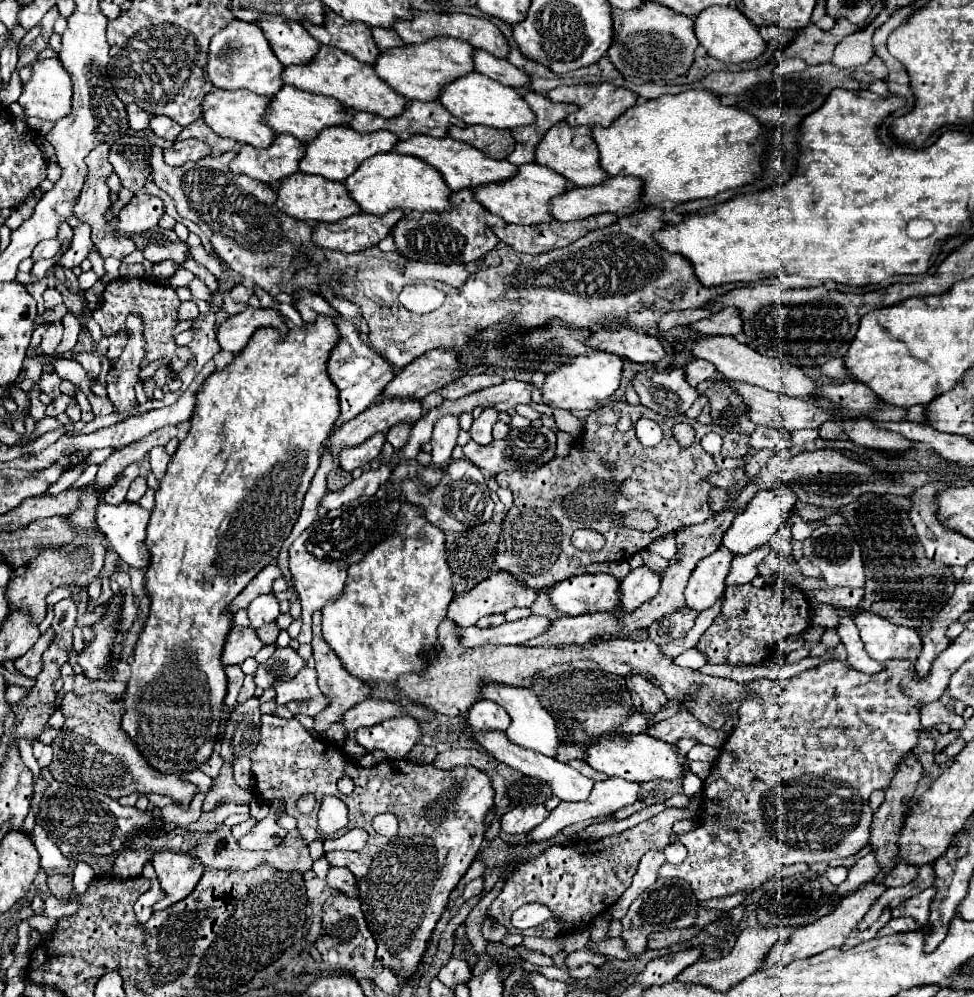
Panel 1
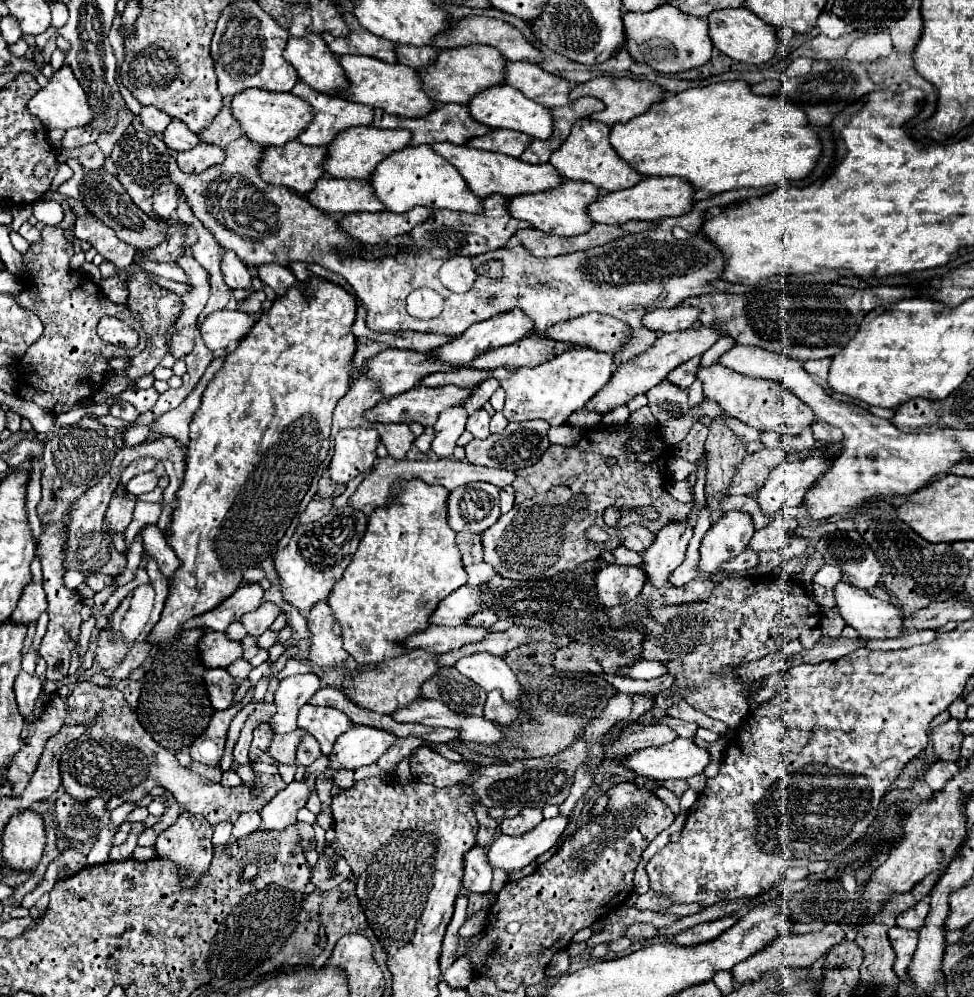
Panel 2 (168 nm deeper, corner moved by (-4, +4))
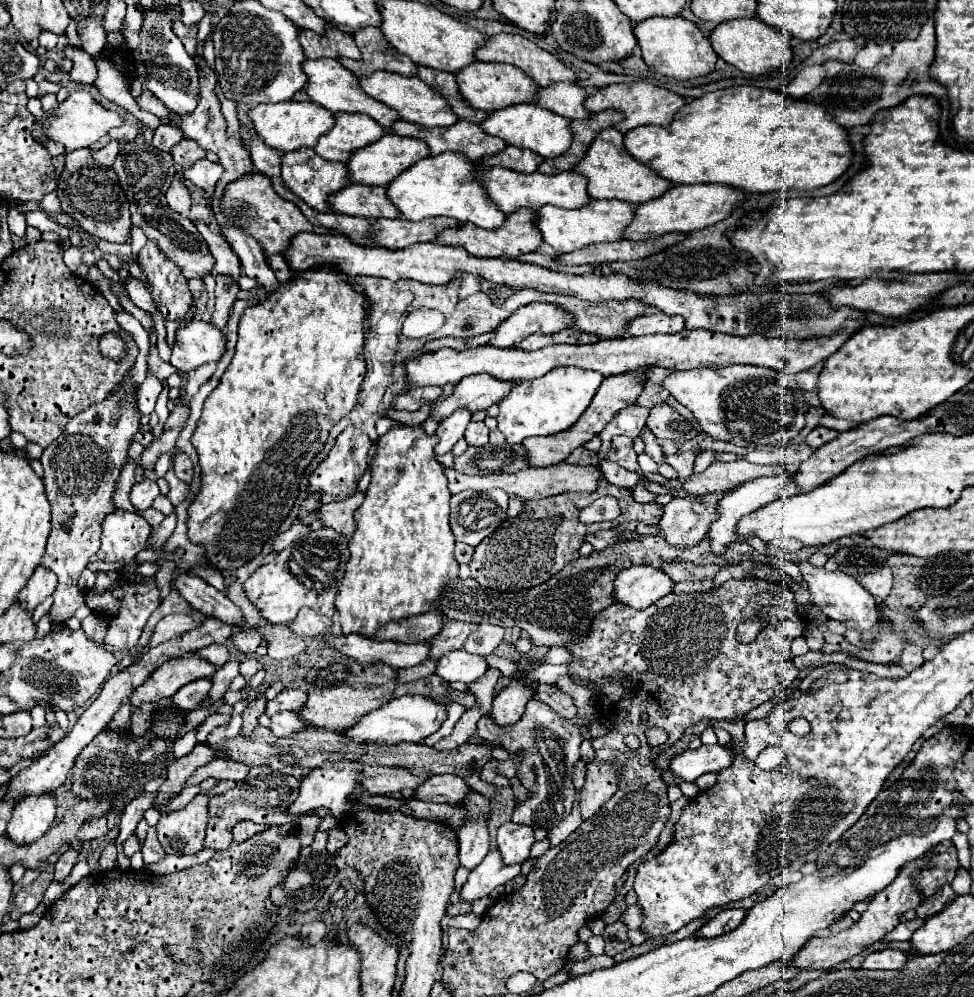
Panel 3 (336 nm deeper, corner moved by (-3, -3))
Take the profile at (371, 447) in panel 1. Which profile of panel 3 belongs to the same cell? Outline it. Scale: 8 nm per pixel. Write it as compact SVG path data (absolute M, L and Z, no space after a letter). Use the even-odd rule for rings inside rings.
M358 428L344 430L336 438L336 444L332 446L330 454L310 474L310 478L308 478L308 490L310 492L318 492L322 504L340 502L340 500L346 500L346 498L354 496L358 480L362 478L362 474L368 468L368 450L370 450L370 446L372 446L370 438L364 432L360 432Z

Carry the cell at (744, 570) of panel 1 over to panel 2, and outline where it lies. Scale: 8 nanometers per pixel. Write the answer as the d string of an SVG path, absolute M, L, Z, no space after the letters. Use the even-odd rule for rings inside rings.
M779 515L767 527L755 531L755 535L751 537L747 549L751 549L751 551L773 551L773 549L781 549L781 547L787 545L787 541L793 535L795 527L797 527L797 519Z

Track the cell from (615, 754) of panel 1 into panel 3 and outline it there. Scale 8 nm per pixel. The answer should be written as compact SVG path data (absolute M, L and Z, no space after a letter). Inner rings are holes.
M712 744L700 746L698 750L686 750L672 760L672 772L686 782L694 782L706 772L720 772L734 760L734 752L728 746Z

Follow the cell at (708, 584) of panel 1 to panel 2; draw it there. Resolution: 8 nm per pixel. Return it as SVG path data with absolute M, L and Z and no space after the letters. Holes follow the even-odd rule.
M727 511L725 517L703 537L697 569L709 575L719 573L723 563L745 551L749 537L753 537L753 531L755 527L751 515L741 511Z

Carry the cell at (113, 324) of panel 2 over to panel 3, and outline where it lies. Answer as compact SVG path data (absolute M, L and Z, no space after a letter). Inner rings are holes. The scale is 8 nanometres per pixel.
M108 334L108 336L102 336L100 350L104 352L104 356L116 360L116 358L122 358L124 356L124 342L118 336Z

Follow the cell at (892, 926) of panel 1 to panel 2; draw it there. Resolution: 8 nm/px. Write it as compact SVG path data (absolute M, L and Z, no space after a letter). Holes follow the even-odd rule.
M893 925L889 929L889 939L891 939L891 945L897 953L897 961L895 961L895 973L901 981L905 981L907 977L907 965L915 953L915 947L917 947L917 931L913 929L903 929L903 927L897 927Z

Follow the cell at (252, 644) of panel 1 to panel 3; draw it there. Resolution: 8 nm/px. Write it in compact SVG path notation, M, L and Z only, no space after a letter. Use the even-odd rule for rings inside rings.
M192 652L170 660L168 664L162 664L152 672L152 676L132 692L130 706L140 706L142 702L158 702L172 698L174 692L180 690L180 686L194 682L198 678L212 678L216 672L216 666L194 656Z

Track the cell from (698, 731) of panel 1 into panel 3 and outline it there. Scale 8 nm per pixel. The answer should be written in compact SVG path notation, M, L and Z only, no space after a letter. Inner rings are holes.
M588 762L586 782L580 790L580 814L588 820L618 788L618 770L612 764Z

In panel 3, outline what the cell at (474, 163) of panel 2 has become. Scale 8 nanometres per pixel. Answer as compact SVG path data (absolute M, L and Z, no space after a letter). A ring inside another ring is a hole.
M484 168L480 170L480 178L484 182L484 188L492 196L492 200L502 208L504 214L512 214L518 208L540 208L544 204L560 206L560 208L582 208L588 204L590 194L586 190L586 178L578 172L560 172L560 174L518 174L508 168Z

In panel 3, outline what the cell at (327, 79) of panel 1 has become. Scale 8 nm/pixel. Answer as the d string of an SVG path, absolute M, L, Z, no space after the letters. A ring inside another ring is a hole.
M374 72L372 76L360 80L360 86L362 90L376 98L378 102L384 102L386 106L394 108L402 120L406 122L414 122L418 126L426 126L426 128L432 128L432 126L440 126L440 128L448 128L452 126L458 116L454 114L454 110L448 106L446 98L442 94L438 94L436 90L432 90L426 82L422 82L420 78L404 78L400 74L388 74L388 72Z

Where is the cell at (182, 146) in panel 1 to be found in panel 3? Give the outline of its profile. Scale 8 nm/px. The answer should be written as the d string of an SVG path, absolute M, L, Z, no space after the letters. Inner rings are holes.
M198 160L190 170L184 172L184 178L190 180L196 188L212 192L212 188L216 186L216 182L220 180L224 168L220 164L214 164L210 160Z

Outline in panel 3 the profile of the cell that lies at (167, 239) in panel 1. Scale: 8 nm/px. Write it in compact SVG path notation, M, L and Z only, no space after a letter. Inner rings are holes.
M82 148L66 154L66 164L62 174L58 176L56 194L60 198L62 210L68 216L72 216L86 232L118 244L130 238L132 220L128 212L128 200L118 182L118 176L112 168L94 162L90 148Z

